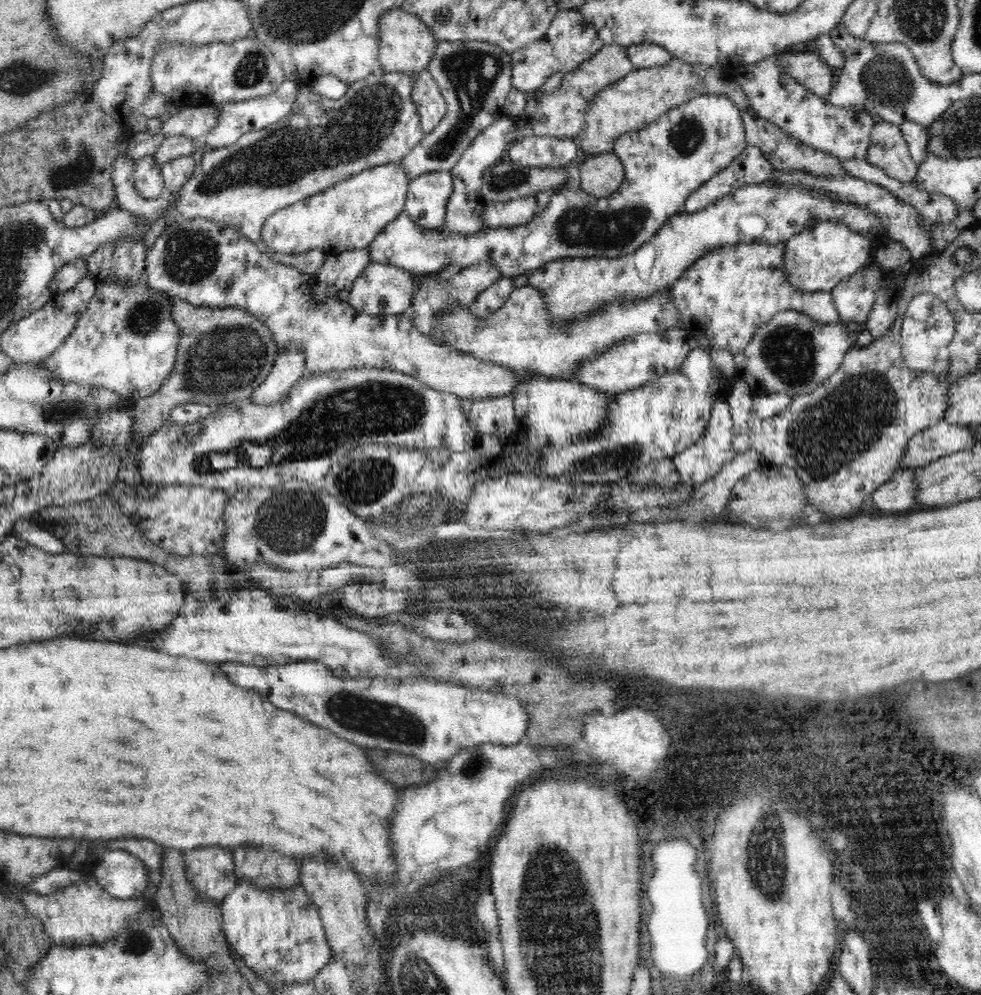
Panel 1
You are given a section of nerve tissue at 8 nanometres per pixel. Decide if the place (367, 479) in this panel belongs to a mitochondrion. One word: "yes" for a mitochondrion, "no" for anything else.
yes

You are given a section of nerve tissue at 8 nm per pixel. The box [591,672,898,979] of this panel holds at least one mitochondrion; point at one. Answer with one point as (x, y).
(765, 858)

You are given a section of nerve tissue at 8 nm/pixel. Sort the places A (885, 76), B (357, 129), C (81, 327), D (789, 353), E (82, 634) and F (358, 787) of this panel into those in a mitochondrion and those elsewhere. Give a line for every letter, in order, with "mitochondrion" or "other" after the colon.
A: mitochondrion
B: mitochondrion
C: other
D: mitochondrion
E: other
F: other

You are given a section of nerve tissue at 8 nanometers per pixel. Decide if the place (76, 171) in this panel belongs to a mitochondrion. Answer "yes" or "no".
yes

